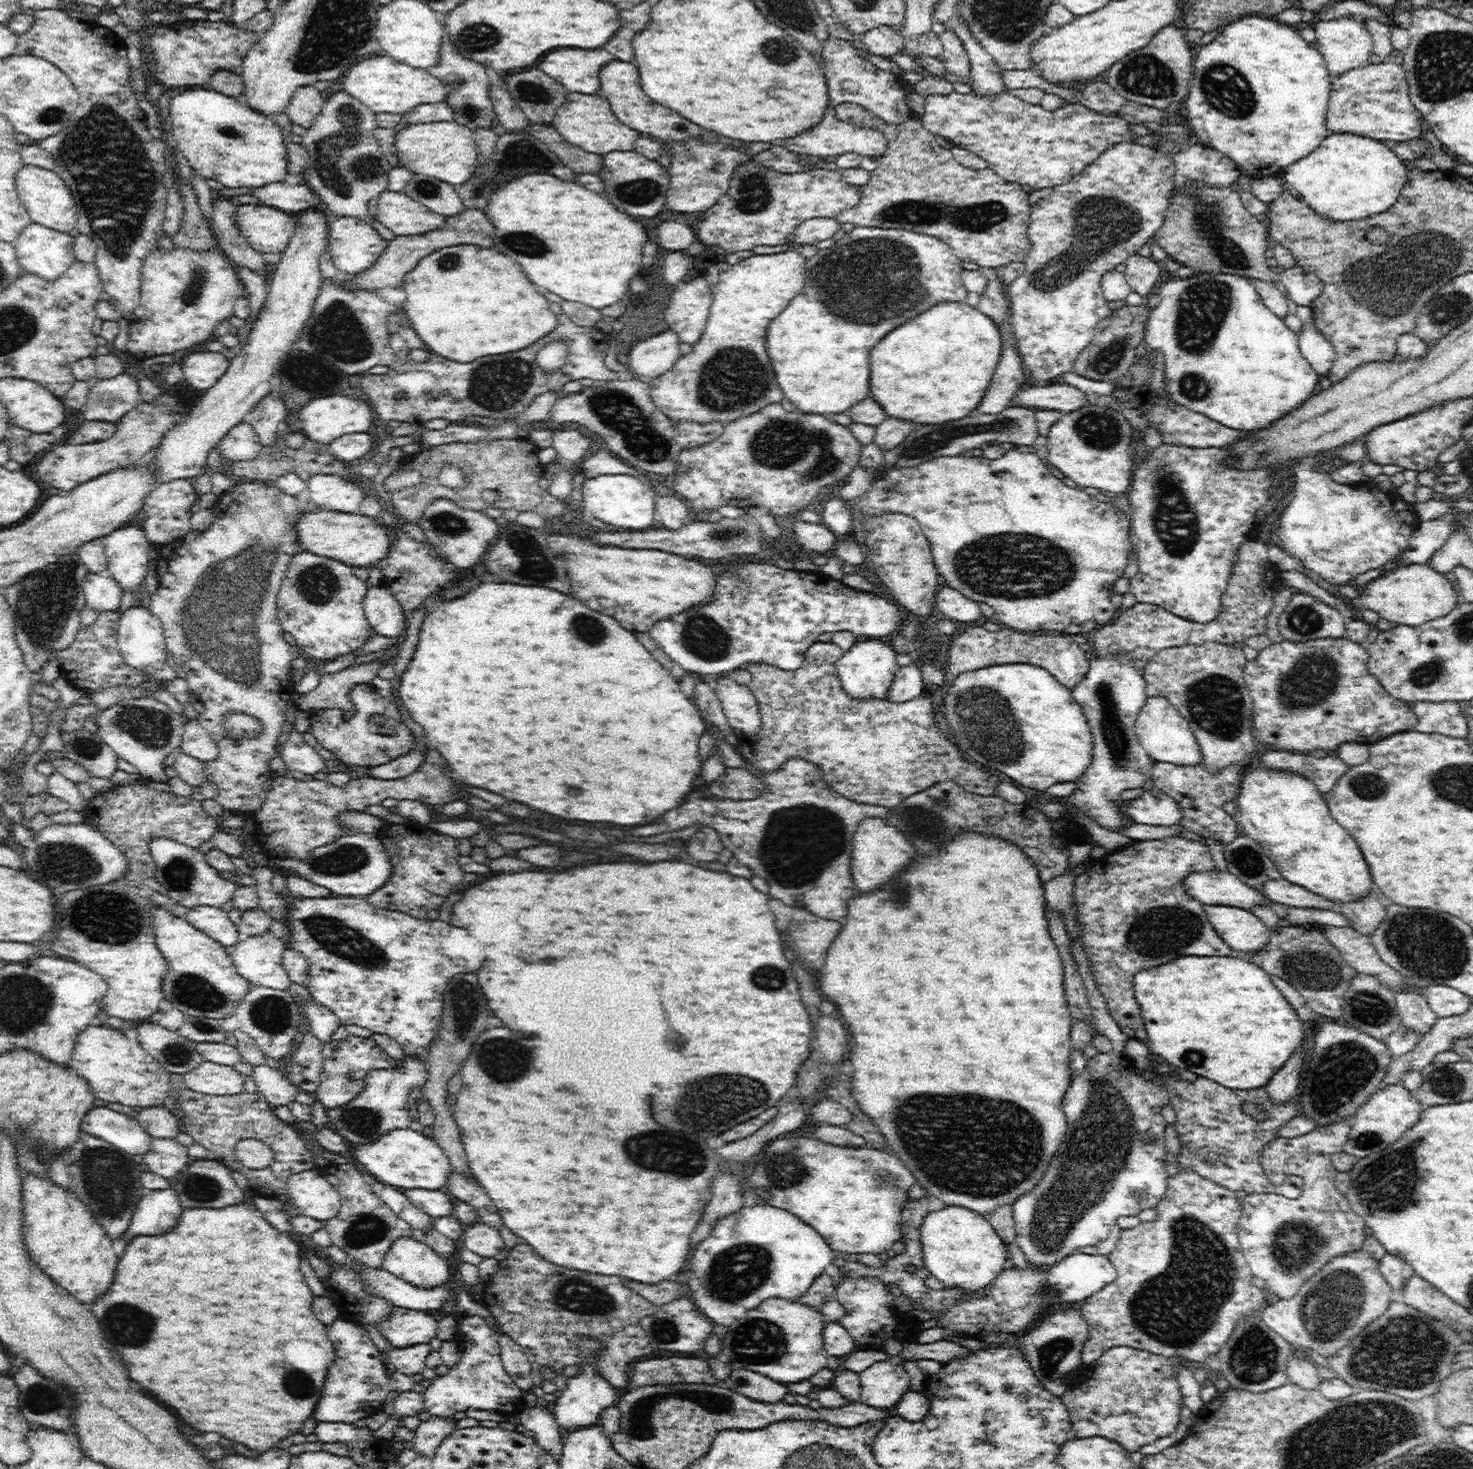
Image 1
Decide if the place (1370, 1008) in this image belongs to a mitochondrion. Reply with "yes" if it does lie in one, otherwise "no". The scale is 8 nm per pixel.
yes

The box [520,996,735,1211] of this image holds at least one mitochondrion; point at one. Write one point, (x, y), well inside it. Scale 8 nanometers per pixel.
(684, 1156)

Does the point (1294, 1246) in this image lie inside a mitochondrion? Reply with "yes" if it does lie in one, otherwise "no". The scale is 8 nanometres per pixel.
yes

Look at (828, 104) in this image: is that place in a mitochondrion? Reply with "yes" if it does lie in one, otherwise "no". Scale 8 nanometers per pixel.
no

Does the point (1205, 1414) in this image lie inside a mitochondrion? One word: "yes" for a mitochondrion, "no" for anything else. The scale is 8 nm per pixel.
no

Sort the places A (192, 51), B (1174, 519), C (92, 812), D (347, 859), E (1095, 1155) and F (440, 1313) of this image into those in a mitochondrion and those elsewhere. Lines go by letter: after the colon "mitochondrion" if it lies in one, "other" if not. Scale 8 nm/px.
A: other
B: mitochondrion
C: other
D: mitochondrion
E: mitochondrion
F: other

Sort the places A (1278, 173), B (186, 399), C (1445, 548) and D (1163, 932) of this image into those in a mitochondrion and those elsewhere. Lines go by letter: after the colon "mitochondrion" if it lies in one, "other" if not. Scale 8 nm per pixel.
A: other
B: other
C: other
D: mitochondrion

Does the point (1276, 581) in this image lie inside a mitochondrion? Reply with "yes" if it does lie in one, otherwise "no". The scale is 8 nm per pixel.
no

